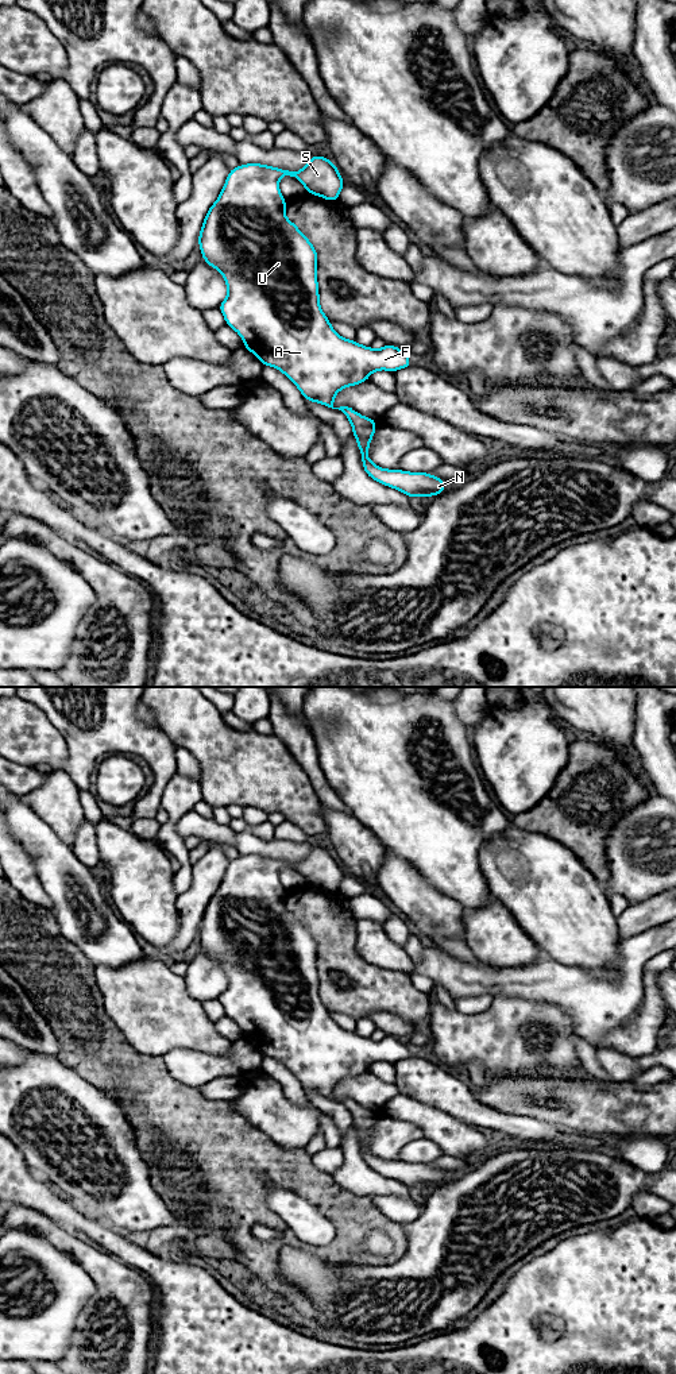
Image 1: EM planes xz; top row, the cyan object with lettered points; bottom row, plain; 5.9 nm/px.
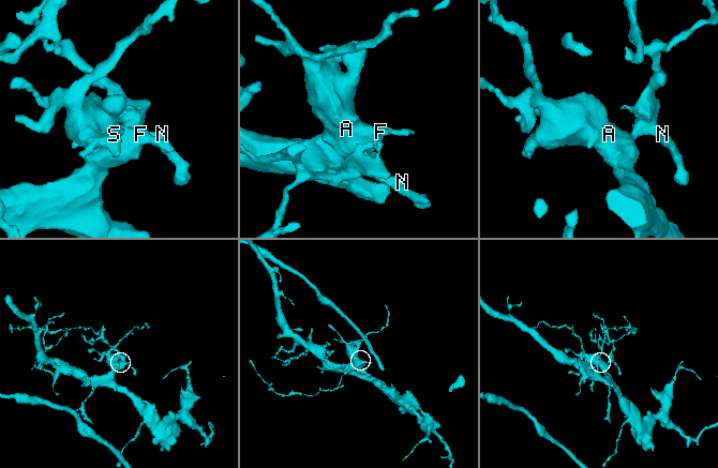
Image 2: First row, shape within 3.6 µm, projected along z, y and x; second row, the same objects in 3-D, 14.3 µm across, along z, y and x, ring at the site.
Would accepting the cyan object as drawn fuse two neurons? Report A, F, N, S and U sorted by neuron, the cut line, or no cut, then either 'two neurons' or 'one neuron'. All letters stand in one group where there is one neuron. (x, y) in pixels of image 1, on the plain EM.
groups A F N S U; cut none; one neuron

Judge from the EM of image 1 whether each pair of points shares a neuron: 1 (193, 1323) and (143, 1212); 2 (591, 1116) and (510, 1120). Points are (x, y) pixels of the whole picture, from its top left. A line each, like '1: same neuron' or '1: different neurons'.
1: different neurons
2: different neurons

